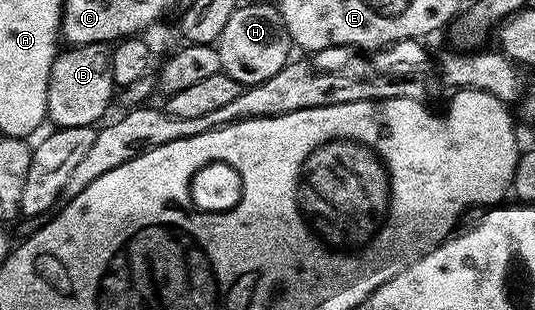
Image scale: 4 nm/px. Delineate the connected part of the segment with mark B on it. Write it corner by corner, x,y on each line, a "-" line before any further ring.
108,44
75,45
65,47
57,54
47,83
47,117
59,129
67,127
96,126
113,101
113,76
111,75
112,48

